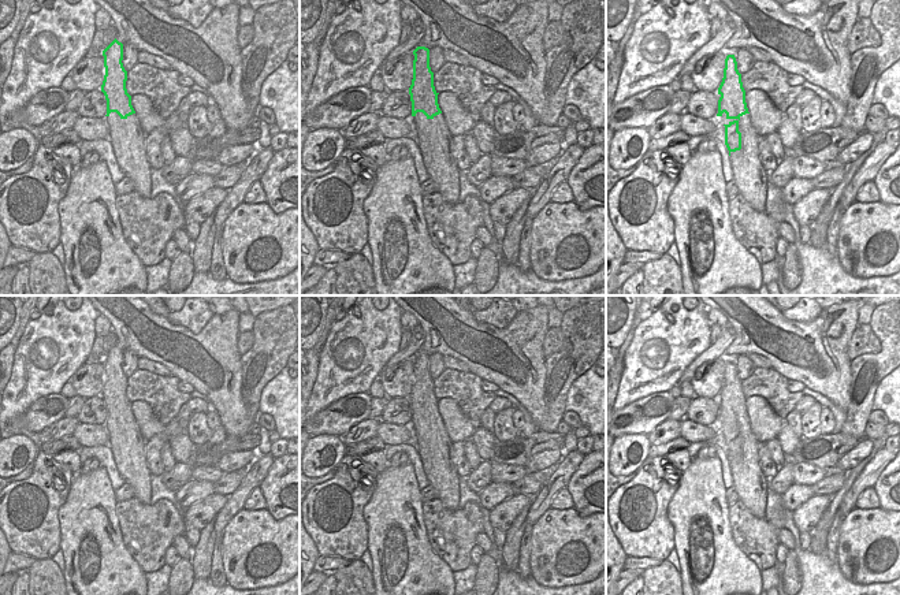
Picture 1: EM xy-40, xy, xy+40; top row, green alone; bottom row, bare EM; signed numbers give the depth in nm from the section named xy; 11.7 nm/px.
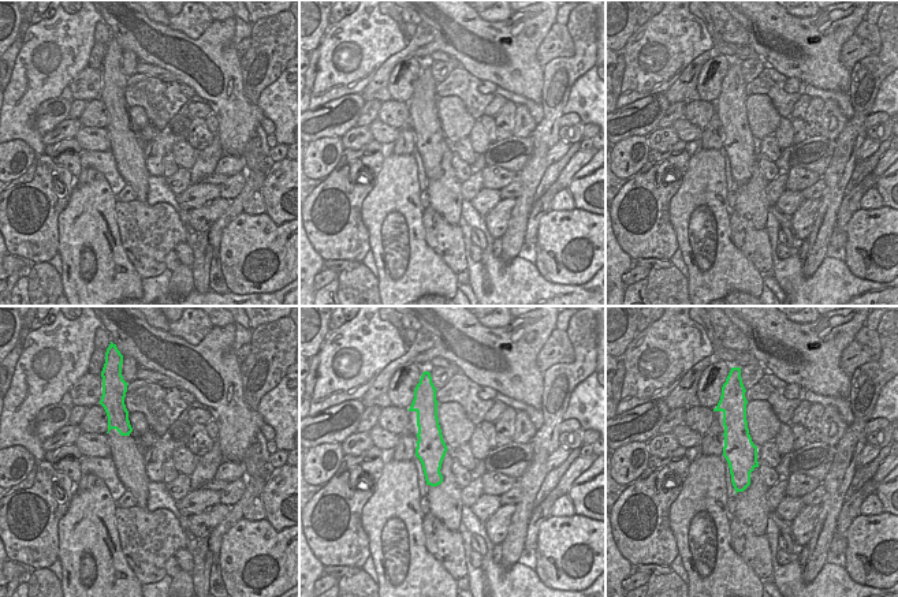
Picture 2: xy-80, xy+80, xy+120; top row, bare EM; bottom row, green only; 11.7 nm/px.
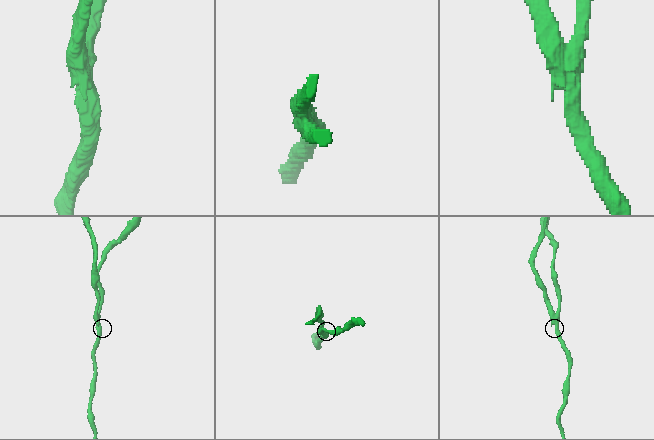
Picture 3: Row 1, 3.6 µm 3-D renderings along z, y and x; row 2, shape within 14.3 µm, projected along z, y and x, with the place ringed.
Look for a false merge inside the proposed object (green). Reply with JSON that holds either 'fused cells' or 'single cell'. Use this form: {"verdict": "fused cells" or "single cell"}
{"verdict": "fused cells"}

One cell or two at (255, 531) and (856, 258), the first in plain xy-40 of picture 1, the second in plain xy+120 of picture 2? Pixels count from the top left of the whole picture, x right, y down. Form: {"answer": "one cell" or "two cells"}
{"answer": "one cell"}

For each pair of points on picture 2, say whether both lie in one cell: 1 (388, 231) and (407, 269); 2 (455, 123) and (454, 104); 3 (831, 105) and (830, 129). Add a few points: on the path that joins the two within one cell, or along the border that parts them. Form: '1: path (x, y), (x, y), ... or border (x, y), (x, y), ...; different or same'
1: path (397, 241), (403, 261); same
2: path (455, 119), (454, 108); same
3: path (831, 111), (831, 123); same

